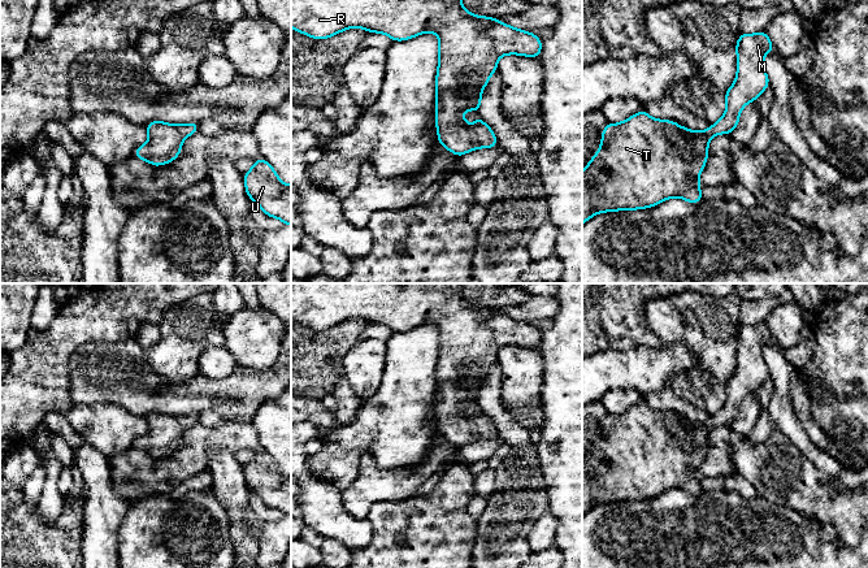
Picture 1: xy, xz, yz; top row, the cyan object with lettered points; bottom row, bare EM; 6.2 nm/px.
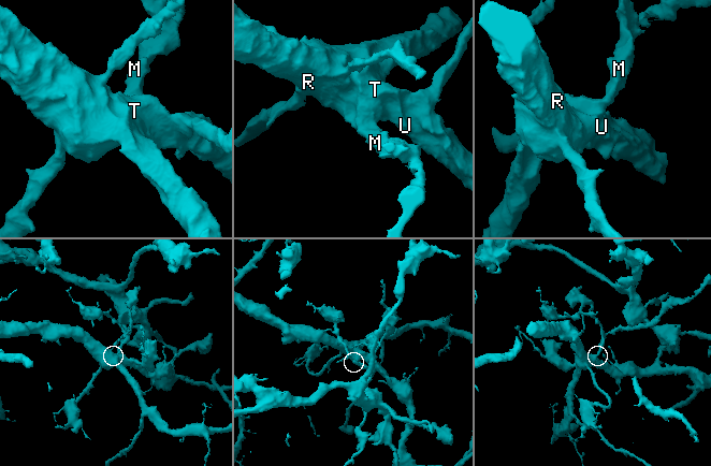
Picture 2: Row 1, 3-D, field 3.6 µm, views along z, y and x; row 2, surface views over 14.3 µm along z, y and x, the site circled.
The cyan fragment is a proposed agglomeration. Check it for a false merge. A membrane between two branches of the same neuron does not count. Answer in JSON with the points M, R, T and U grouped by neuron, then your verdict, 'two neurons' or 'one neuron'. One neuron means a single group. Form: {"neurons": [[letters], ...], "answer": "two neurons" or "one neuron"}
{"neurons": [["M", "R", "T", "U"]], "answer": "one neuron"}

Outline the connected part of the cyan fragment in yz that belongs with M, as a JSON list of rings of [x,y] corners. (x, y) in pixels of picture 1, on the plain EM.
[[[765,321],[751,326],[741,324],[735,335],[737,367],[725,383],[725,404],[706,422],[693,422],[669,411],[655,411],[643,399],[620,415],[607,415],[598,443],[582,463],[582,516],[596,504],[652,499],[670,489],[693,495],[702,493],[699,465],[708,450],[709,430],[734,422],[745,396],[758,391],[769,377],[764,346],[774,341]]]

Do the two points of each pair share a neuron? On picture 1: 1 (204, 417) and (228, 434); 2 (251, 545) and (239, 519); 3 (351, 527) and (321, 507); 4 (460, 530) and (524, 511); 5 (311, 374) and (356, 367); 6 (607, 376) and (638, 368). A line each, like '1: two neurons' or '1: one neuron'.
1: two neurons
2: one neuron
3: one neuron
4: two neurons
5: two neurons
6: one neuron

